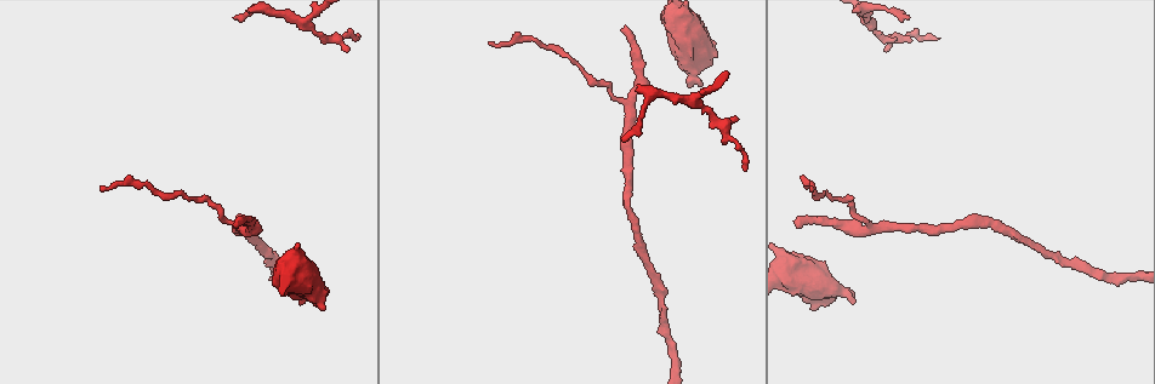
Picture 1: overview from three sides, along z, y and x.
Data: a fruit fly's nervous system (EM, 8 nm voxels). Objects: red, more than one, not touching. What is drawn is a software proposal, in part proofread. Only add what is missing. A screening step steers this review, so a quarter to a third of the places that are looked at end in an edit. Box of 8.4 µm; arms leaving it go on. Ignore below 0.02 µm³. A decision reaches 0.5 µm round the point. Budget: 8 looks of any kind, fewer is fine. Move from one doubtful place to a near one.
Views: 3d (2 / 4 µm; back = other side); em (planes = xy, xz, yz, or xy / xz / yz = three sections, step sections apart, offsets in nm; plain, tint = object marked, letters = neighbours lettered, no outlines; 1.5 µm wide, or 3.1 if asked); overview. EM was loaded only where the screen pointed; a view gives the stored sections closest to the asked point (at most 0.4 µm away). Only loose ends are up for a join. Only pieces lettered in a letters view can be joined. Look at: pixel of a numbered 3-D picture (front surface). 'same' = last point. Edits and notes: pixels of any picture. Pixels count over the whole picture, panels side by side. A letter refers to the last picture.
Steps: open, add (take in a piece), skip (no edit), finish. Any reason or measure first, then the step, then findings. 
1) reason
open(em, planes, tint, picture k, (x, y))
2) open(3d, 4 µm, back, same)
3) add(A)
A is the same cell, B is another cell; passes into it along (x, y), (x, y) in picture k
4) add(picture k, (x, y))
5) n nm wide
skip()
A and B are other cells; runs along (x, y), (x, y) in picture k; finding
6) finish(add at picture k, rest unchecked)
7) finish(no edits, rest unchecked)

branch stops here
open(3d, 2 µm, back, picture 1, (687, 84))

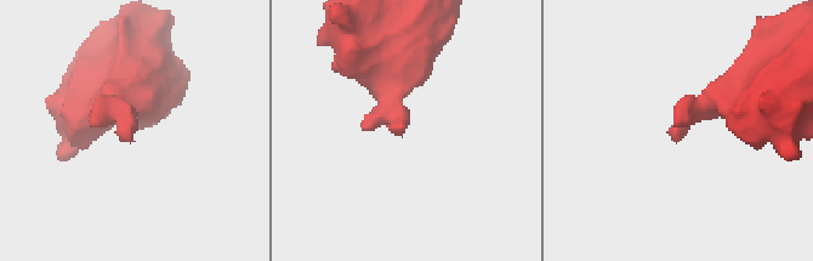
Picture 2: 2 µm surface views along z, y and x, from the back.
open(em, xy, step 4, letters, picture 2, (671, 137))

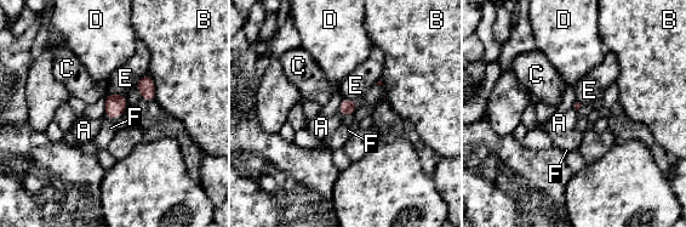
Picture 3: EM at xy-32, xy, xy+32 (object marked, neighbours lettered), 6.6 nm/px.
B touches over 180 nm
skip()
A, B, C, D, E and F are other cells; border along (338, 109), (343, 115) in picture 3; no lettered piece goes on from it

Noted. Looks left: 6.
thin end
open(em, xy, step 8, letters, picture 1, (234, 226))

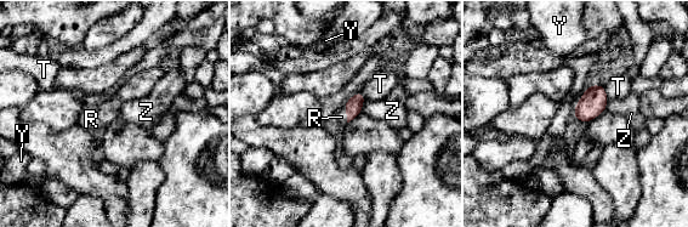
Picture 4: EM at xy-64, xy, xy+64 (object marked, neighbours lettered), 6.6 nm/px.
open(em, planes, letters, same)

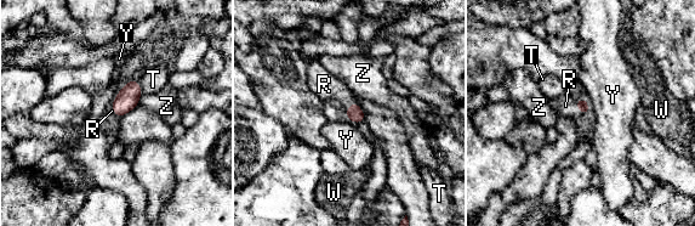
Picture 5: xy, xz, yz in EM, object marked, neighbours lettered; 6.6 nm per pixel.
add(R)
R is the same cell, T, W, Y and Z are other cells; passes into it along (582, 105), (576, 106), (565, 106) in picture 5; it goes on there

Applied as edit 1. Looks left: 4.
open(em, planes, letters, picture 1, (745, 168))

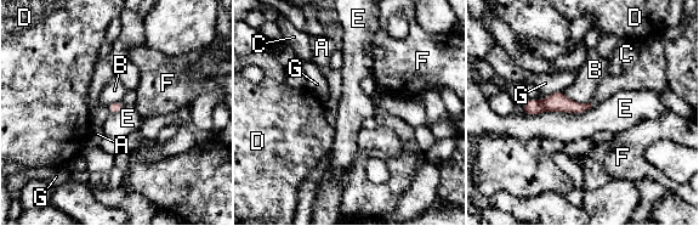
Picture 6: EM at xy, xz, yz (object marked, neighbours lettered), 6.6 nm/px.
skip()
A, B, C, D, E, F and G are other cells; runs along (586, 106), (546, 105), (526, 109) in picture 6; none of them fits

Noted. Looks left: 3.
finish(add at picture 5, rest unchecked)

